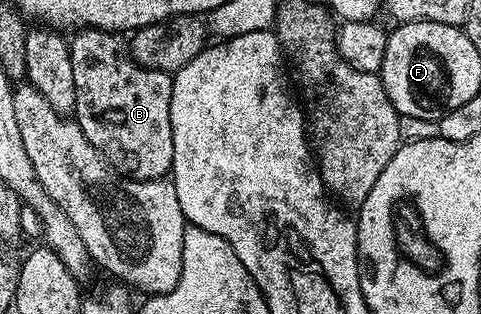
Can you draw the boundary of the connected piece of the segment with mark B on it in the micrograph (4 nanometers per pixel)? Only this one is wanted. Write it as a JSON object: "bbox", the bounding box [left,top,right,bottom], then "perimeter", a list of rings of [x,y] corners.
{"bbox":[69,28,173,180],"perimeter":[[[84,28],[73,33],[69,41],[72,58],[72,82],[76,82],[76,106],[72,116],[84,130],[84,138],[96,146],[96,150],[114,171],[132,180],[160,180],[173,169],[172,162],[172,86],[171,73],[141,68],[134,63],[128,44],[119,33],[105,32],[99,28]]]}

